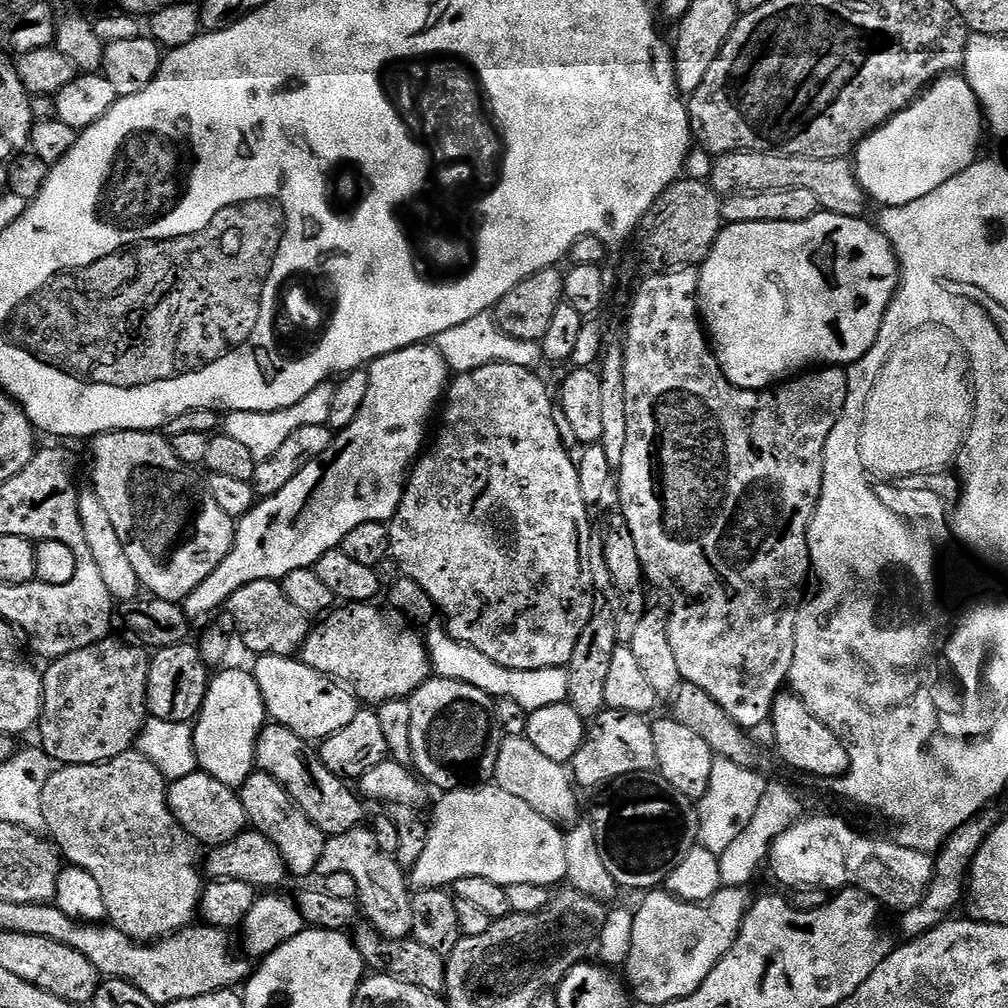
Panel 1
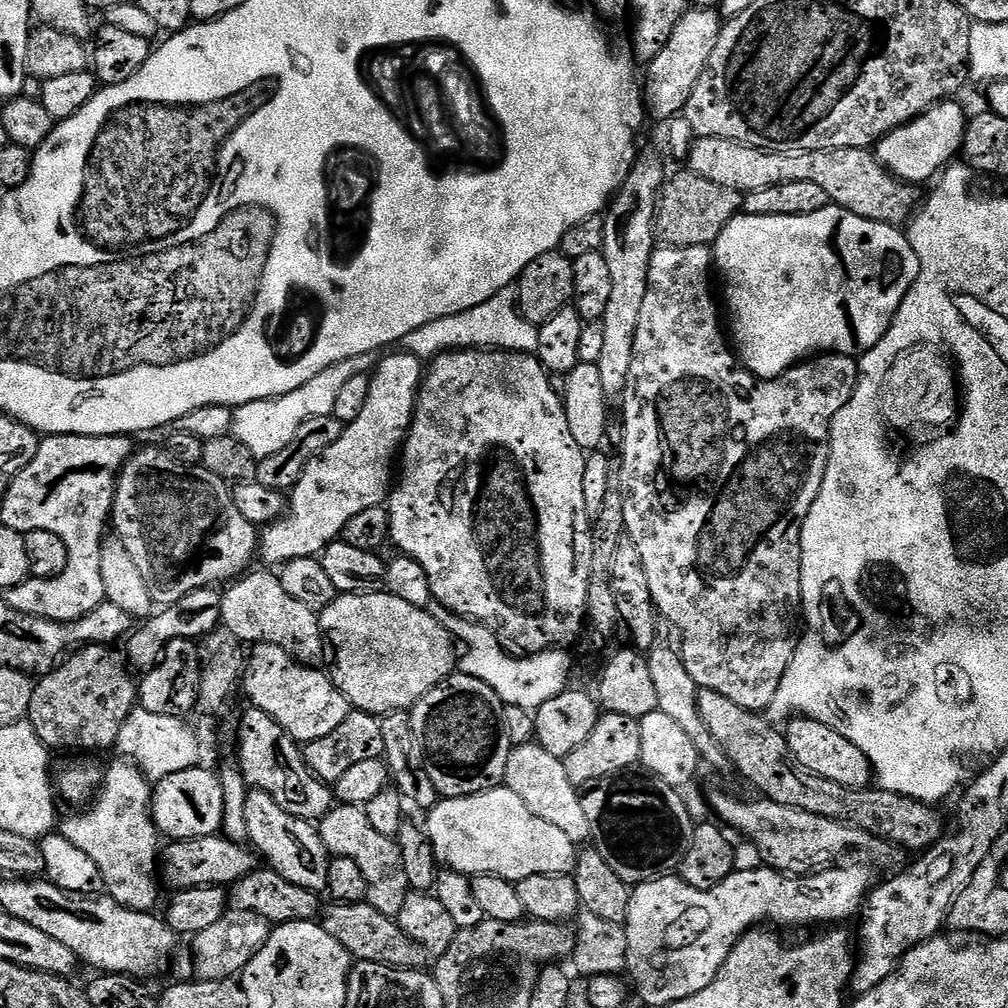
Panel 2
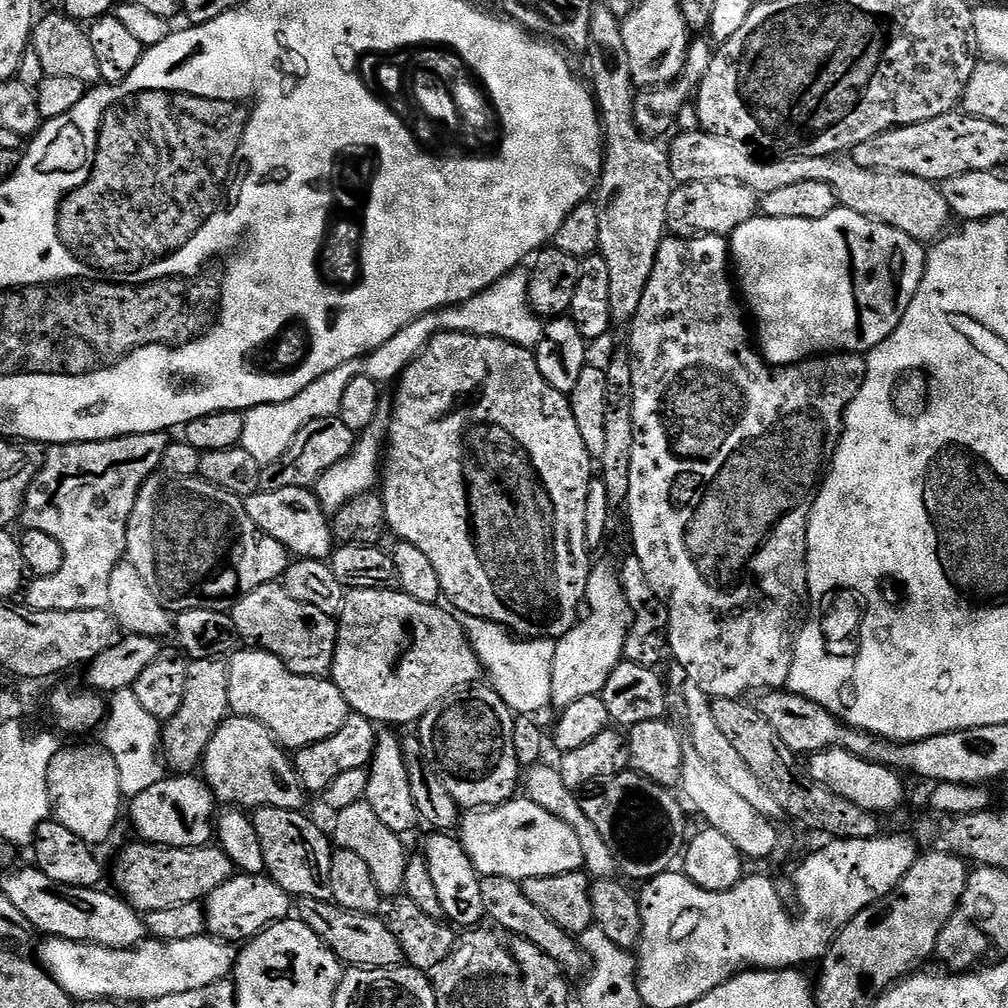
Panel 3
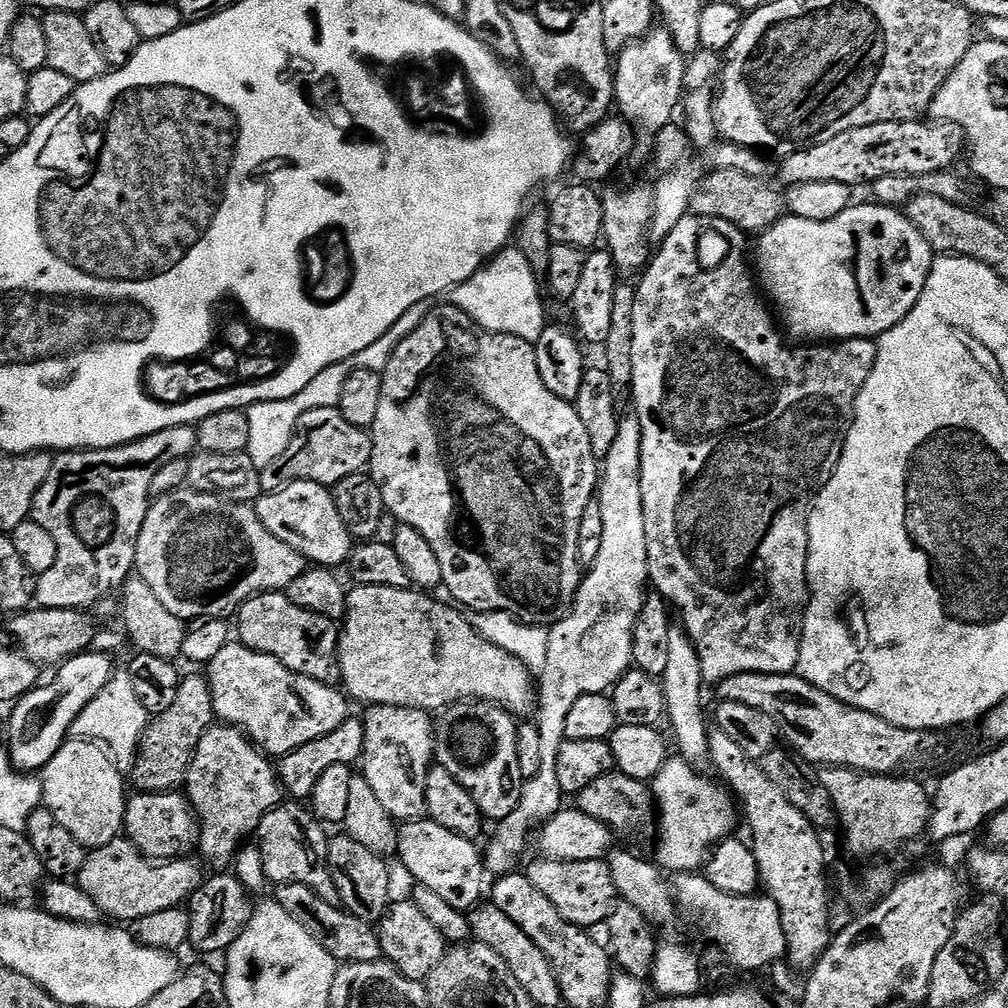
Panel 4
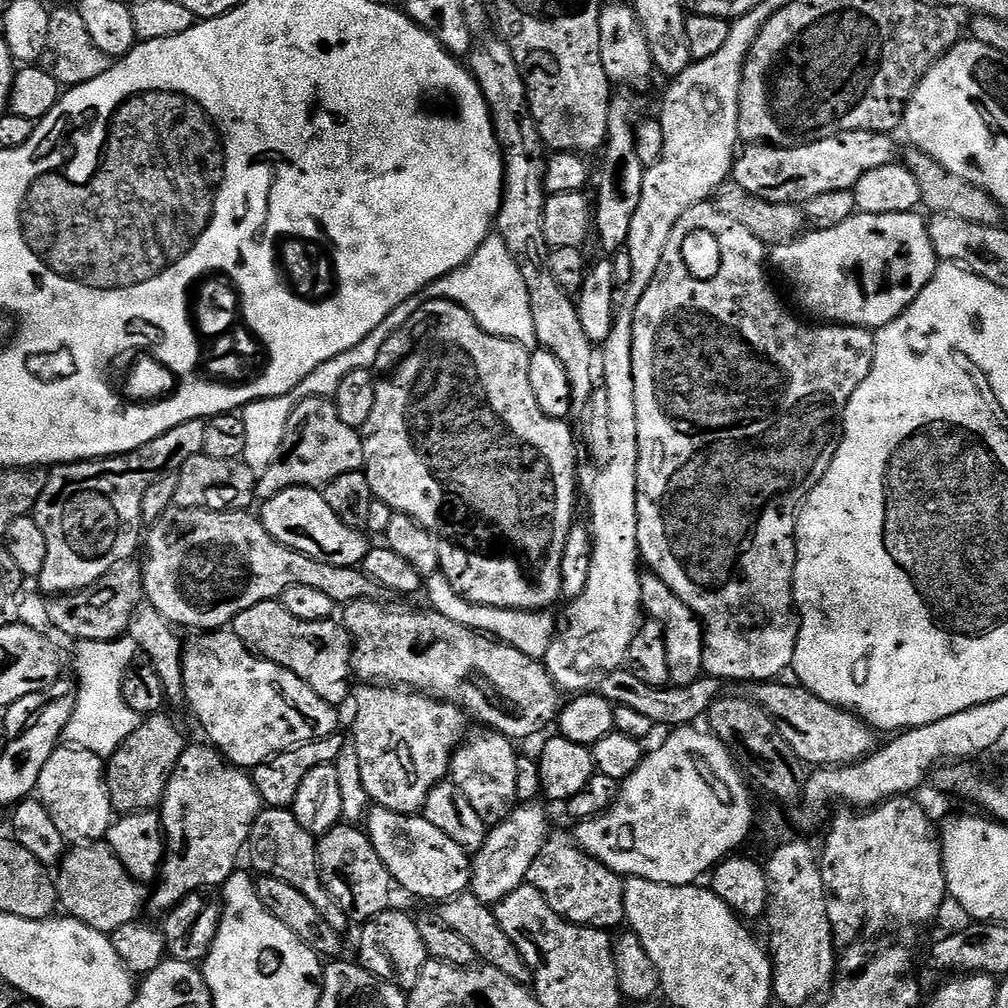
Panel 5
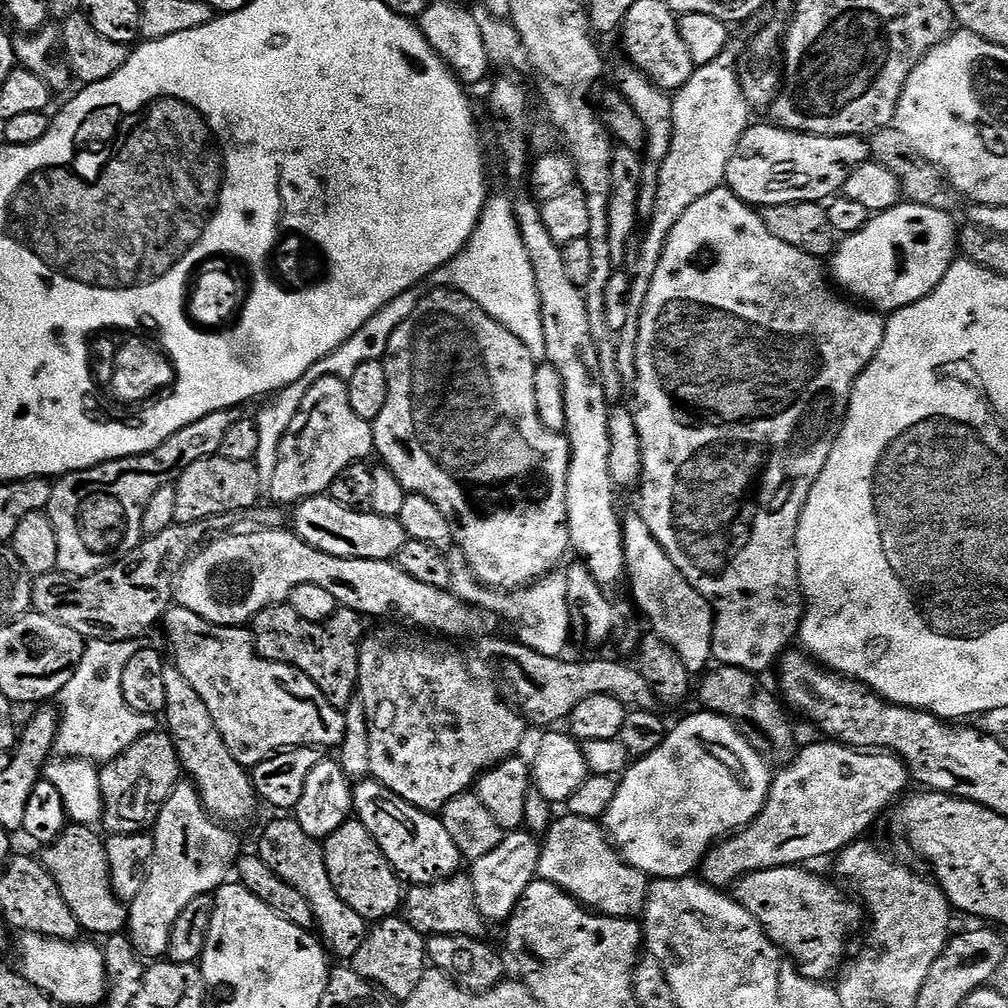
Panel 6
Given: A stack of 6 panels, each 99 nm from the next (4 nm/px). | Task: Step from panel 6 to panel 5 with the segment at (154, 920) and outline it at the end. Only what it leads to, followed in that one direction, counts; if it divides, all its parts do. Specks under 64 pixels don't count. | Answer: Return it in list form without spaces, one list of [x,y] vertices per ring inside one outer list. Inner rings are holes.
[[[189,743],[175,774],[168,777],[168,789],[162,801],[162,819],[170,851],[158,873],[156,892],[154,888],[150,896],[150,908],[156,912],[168,912],[178,907],[199,888],[216,890],[224,885],[238,870],[239,864],[236,863],[244,847],[247,844],[249,847],[256,820],[265,807],[253,773],[235,763],[227,764],[219,756],[221,753],[212,748]]]

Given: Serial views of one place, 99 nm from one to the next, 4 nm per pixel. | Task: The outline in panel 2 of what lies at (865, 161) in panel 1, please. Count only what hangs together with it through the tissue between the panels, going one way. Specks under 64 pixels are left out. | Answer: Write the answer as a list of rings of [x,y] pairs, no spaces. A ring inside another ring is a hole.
[[[955,99],[935,104],[928,112],[922,113],[917,120],[903,124],[888,133],[879,144],[875,145],[874,155],[889,172],[906,184],[921,186],[928,179],[939,177],[944,169],[953,163],[958,149],[964,143],[966,115],[964,108]]]

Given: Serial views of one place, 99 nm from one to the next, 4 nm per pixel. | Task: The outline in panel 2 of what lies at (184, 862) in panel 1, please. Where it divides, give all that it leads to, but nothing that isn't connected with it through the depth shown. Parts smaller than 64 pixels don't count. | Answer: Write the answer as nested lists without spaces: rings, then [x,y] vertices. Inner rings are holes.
[[[116,758],[103,773],[102,783],[91,801],[89,812],[81,816],[68,816],[59,821],[59,835],[64,836],[78,850],[90,854],[90,859],[96,863],[104,879],[107,895],[117,900],[123,908],[138,912],[152,912],[156,904],[156,876],[158,880],[158,865],[162,860],[162,837],[160,829],[152,821],[152,789],[153,785],[144,772],[135,763],[124,758]]]

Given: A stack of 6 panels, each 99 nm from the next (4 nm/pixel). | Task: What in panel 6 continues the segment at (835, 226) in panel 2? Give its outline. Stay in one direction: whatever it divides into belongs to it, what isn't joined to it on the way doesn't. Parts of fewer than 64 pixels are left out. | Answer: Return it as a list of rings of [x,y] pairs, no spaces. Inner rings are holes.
[[[901,202],[890,210],[873,215],[865,228],[845,235],[839,241],[830,260],[830,270],[835,283],[845,293],[853,292],[848,294],[857,301],[884,314],[891,314],[899,308],[905,308],[926,298],[938,286],[938,282],[942,282],[946,270],[950,270],[953,260],[958,256],[958,227],[956,228],[952,218],[949,213],[937,208],[911,202]]]

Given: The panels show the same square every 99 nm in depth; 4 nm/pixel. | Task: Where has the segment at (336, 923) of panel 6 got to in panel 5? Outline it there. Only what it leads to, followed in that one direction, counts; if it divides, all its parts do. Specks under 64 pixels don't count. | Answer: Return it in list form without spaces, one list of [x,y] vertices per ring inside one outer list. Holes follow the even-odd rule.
[[[265,807],[256,820],[254,829],[254,848],[269,864],[271,875],[294,885],[298,890],[308,893],[313,900],[323,902],[330,893],[318,871],[318,842],[308,826],[295,816],[288,808]]]

